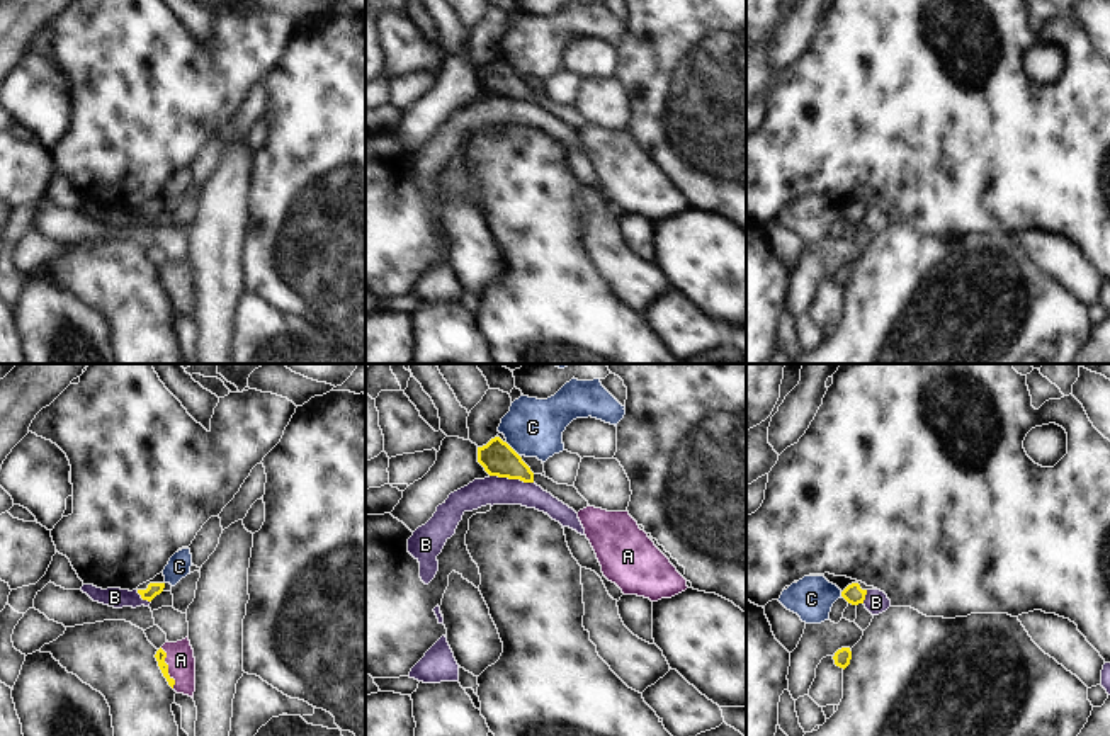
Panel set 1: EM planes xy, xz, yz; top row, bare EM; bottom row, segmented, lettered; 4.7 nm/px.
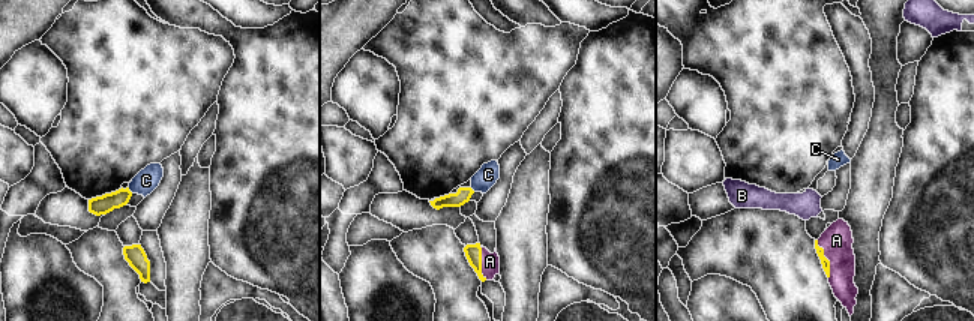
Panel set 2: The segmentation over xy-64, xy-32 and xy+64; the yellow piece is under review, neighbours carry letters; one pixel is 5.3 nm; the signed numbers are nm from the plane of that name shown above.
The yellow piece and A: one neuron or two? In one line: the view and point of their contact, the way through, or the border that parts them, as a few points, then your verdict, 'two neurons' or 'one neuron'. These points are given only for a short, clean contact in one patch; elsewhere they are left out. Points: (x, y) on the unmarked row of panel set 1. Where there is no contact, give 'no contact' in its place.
meets yellow in xy at (167, 288); runs through xy (160, 274), (167, 288), (175, 279), (181, 279); one neuron

